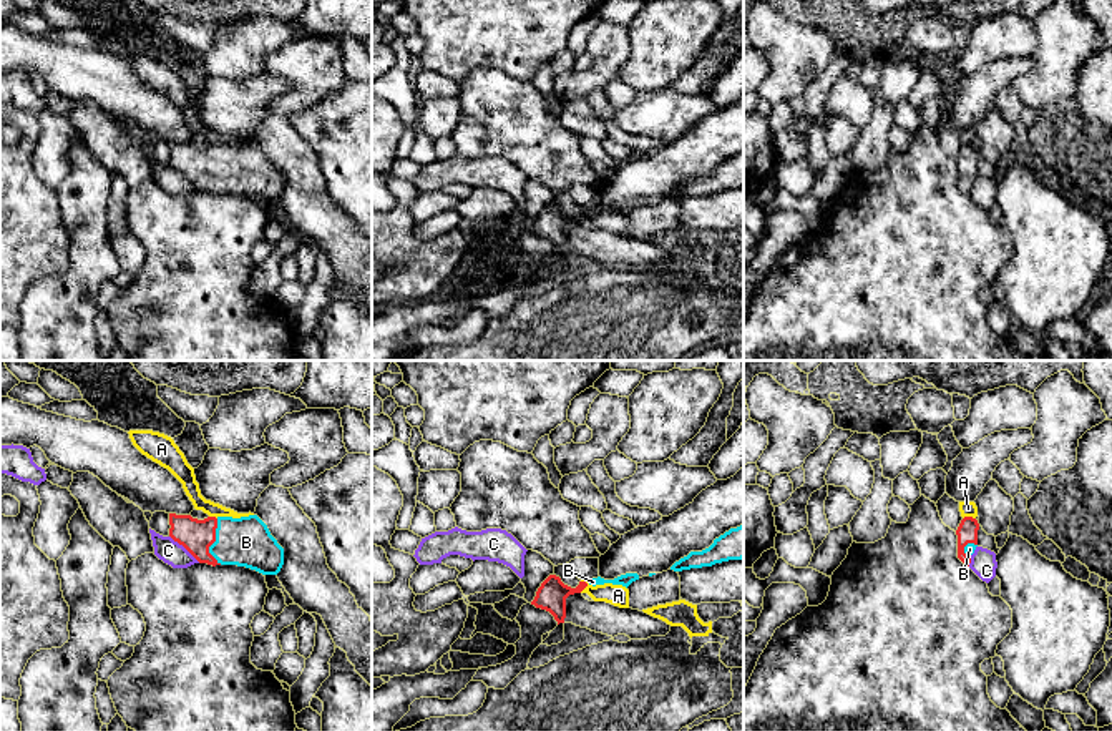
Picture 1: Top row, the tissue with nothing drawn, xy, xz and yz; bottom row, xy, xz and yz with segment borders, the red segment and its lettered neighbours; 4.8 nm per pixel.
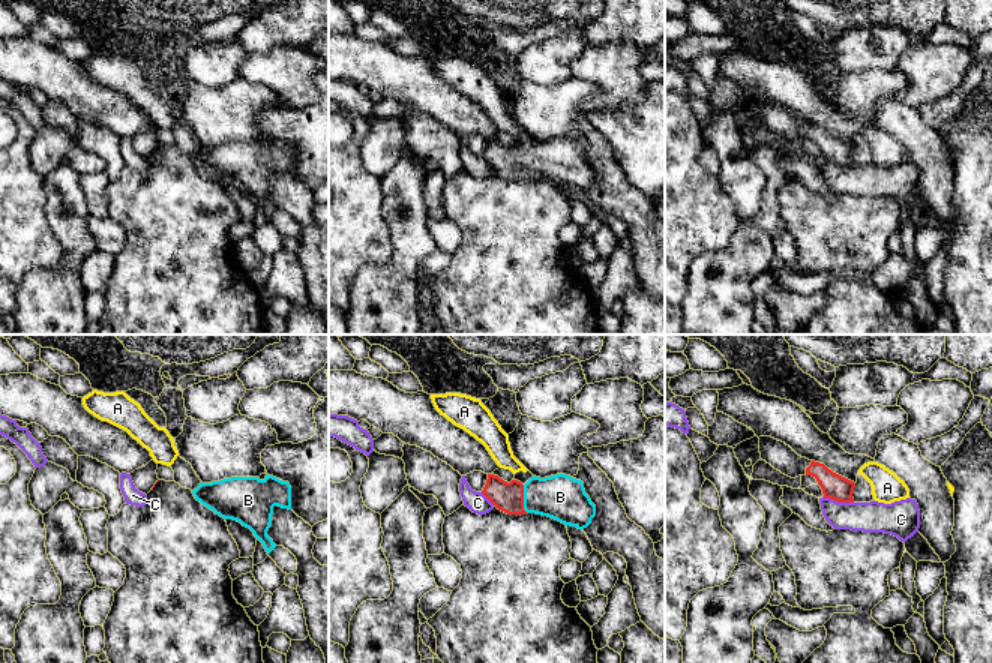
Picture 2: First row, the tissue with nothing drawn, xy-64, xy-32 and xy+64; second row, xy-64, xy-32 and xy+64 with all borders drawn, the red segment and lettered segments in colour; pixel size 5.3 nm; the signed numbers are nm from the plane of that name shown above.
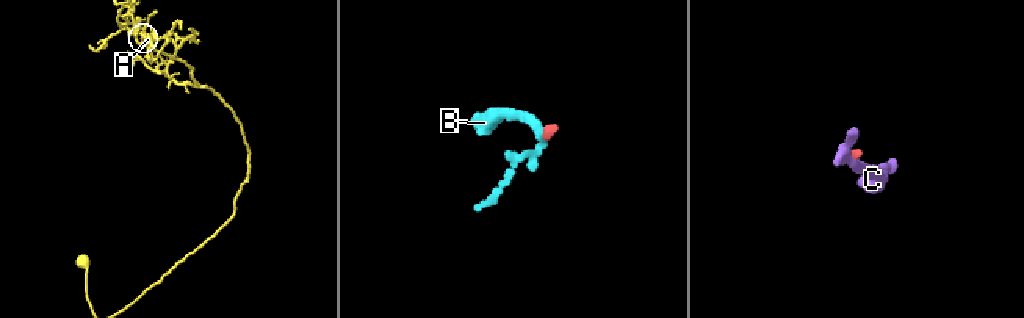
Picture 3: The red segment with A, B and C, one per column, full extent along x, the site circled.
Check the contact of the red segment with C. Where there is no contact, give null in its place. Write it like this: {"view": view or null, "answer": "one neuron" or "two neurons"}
{"view": "xy", "answer": "two neurons"}

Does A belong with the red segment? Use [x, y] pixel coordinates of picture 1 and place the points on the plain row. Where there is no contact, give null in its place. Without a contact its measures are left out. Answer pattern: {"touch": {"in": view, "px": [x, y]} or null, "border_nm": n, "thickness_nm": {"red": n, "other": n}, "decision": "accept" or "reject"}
{"touch": {"in": "xz", "px": [585, 215]}, "border_nm": 70, "thickness_nm": {"red": 150, "other": 110}, "decision": "reject"}

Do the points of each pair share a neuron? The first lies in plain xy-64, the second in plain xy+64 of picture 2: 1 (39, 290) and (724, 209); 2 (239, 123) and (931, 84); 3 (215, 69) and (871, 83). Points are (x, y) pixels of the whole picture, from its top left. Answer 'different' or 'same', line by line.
1: different
2: different
3: different

